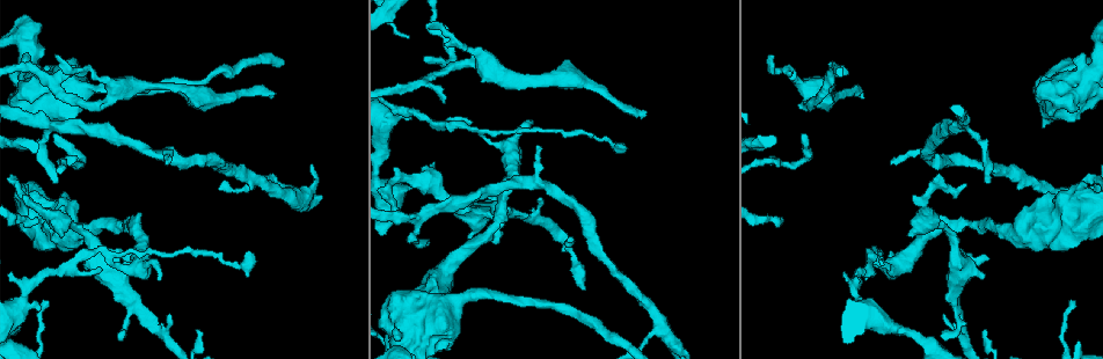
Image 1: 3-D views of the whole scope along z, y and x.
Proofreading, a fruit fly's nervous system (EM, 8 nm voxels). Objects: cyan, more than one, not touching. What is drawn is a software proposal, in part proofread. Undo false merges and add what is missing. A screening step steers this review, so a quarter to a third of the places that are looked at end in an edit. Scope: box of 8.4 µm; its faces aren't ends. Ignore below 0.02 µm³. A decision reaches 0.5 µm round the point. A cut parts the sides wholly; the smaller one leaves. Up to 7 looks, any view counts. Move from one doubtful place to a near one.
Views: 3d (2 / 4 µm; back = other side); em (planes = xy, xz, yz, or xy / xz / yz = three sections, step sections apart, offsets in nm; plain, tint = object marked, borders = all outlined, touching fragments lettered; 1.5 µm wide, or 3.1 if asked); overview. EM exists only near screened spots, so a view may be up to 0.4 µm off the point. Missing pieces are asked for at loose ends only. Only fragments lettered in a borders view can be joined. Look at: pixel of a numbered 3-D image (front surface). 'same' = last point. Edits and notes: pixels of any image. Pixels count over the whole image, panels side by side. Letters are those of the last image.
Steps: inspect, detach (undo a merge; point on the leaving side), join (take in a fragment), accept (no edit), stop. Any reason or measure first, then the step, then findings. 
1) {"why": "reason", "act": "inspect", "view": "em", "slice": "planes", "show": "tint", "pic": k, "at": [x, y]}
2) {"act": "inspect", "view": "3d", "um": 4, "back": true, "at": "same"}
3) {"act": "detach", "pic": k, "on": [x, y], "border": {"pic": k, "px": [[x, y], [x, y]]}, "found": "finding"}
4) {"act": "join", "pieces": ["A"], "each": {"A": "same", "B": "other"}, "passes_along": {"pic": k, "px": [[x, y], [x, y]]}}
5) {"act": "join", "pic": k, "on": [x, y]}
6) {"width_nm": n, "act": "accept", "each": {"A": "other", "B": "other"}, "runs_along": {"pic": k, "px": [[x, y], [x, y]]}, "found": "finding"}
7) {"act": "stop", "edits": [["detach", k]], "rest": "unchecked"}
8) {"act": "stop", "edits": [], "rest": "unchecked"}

{"why": "branch stops here", "act": "inspect", "view": "em", "slice": "xz", "step": 4, "show": "tint", "pic": 1, "at": [125, 257]}

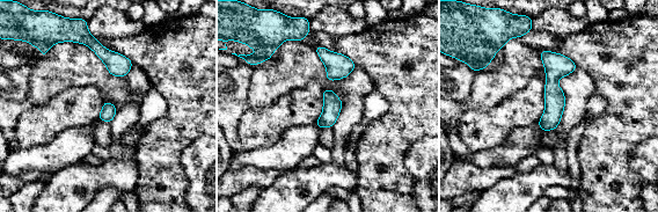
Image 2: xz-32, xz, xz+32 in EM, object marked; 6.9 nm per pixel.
{"act": "inspect", "view": "em", "slice": "planes", "show": "borders", "at": "same"}

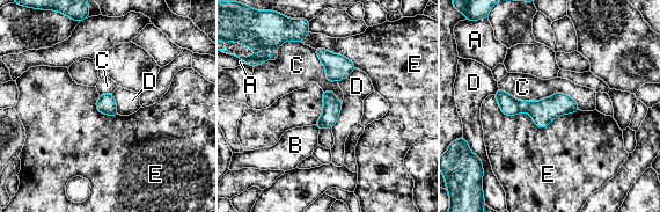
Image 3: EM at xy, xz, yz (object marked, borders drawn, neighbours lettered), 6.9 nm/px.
{"act": "accept", "each": {"A": "other", "B": "other", "C": "other", "D": "other", "E": "other"}, "runs_along": {"pic": 3, "px": [[498, 94], [512, 107], [574, 108]]}, "found": "none of them fits"}

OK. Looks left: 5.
{"why": "tapers out", "act": "inspect", "view": "em", "slice": "yz", "step": 8, "show": "tint", "pic": 1, "at": [270, 95]}

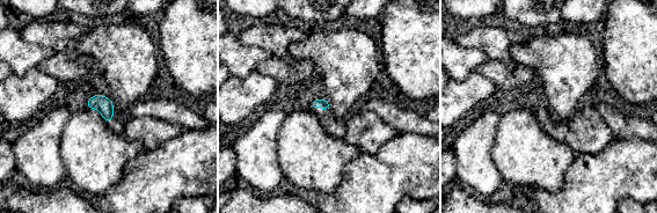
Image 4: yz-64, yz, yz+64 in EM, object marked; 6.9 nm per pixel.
{"why": "another direction", "act": "inspect", "view": "em", "slice": "planes", "show": "tint", "at": "same"}

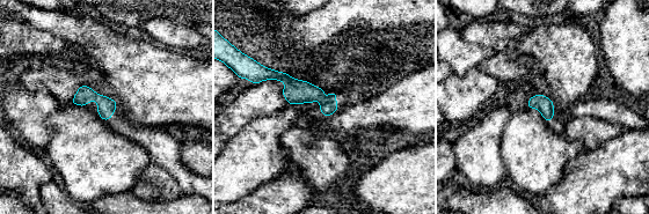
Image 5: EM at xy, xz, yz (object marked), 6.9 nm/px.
{"why": "see the neighbours", "act": "inspect", "view": "em", "slice": "planes", "show": "borders", "at": "same"}

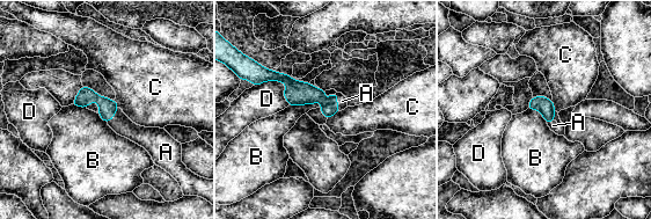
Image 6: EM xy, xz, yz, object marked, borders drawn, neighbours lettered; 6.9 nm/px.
{"width_nm": 110, "act": "join", "pieces": ["A"], "each": {"A": "same", "B": "other", "C": "other", "D": "other"}, "found": "it goes on there"}

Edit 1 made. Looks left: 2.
{"why": "thin end", "act": "inspect", "view": "em", "slice": "planes", "show": "borders", "pic": 1, "at": [615, 145]}

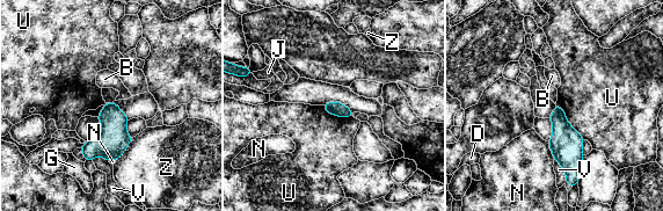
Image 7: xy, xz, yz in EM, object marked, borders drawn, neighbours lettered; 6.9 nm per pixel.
{"act": "accept", "each": {"B": "other", "D": "other", "G": "other", "J": "other", "N": "other", "U": "other", "V": "other", "Z": "other"}, "border": {"pic": 7, "px": [[555, 103], [584, 139]]}, "found": "none of them fits"}

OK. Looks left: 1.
{"act": "stop", "edits": [["join", 6]], "rest": "unchecked"}

